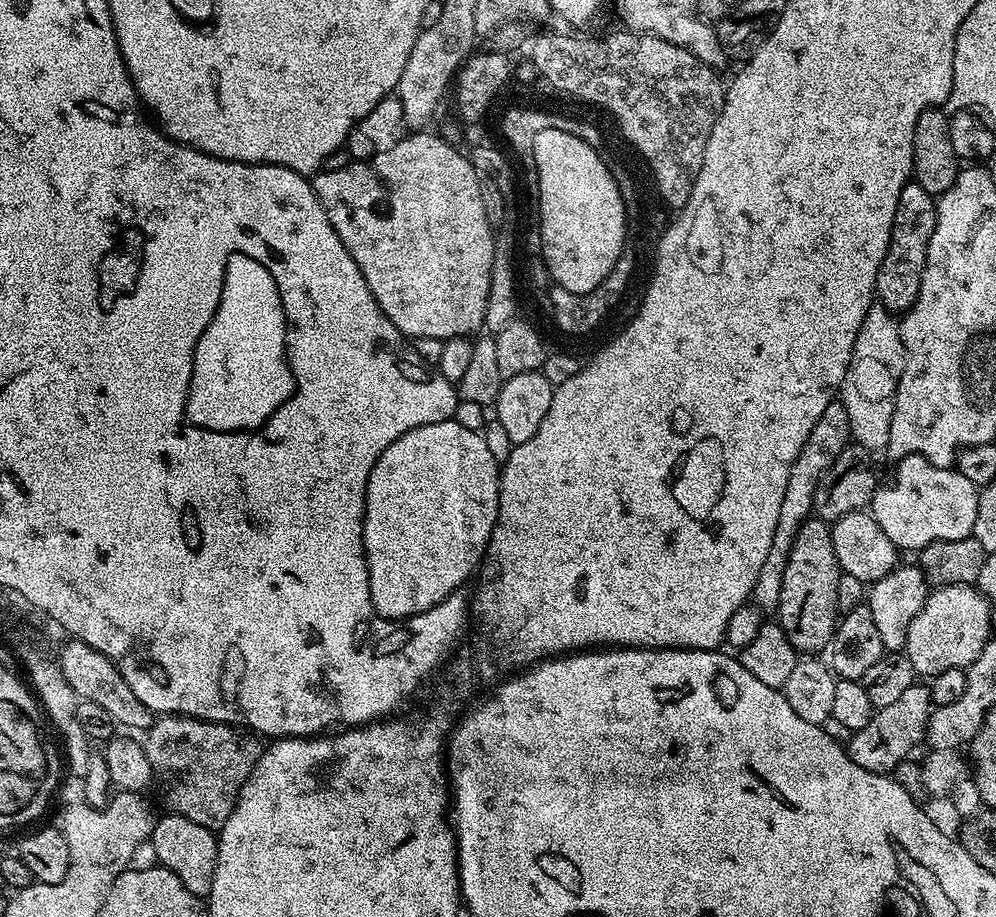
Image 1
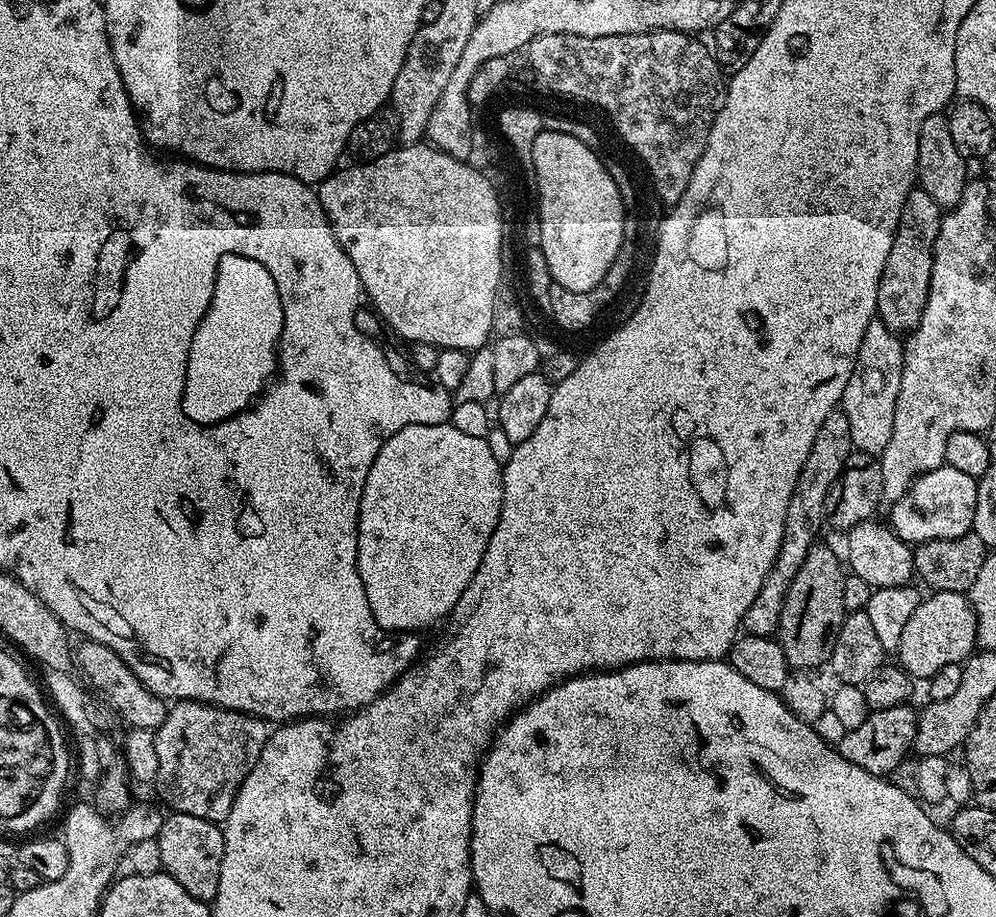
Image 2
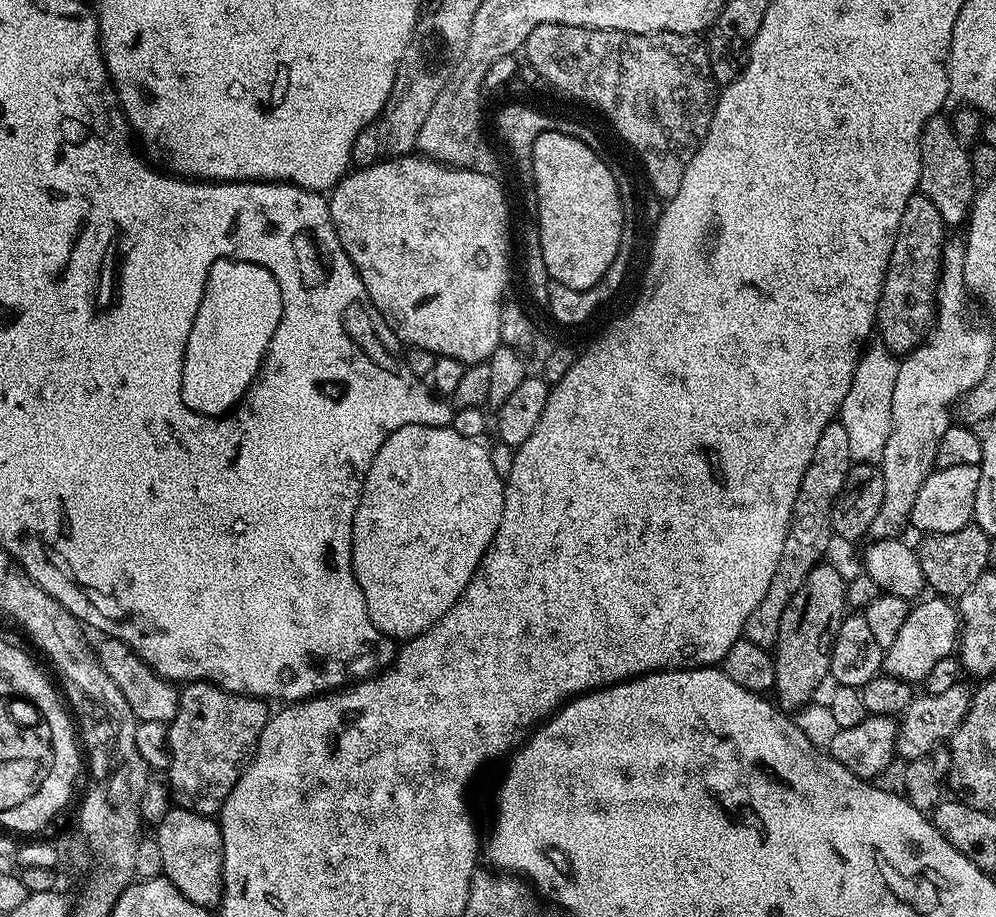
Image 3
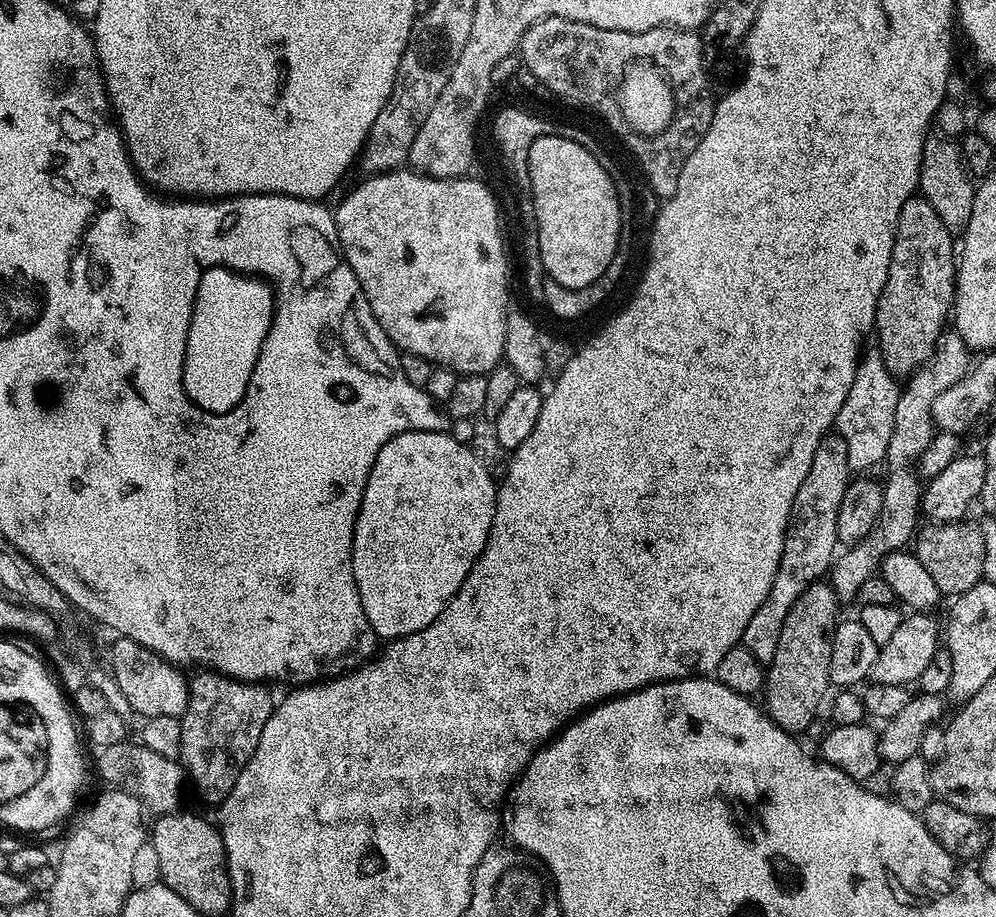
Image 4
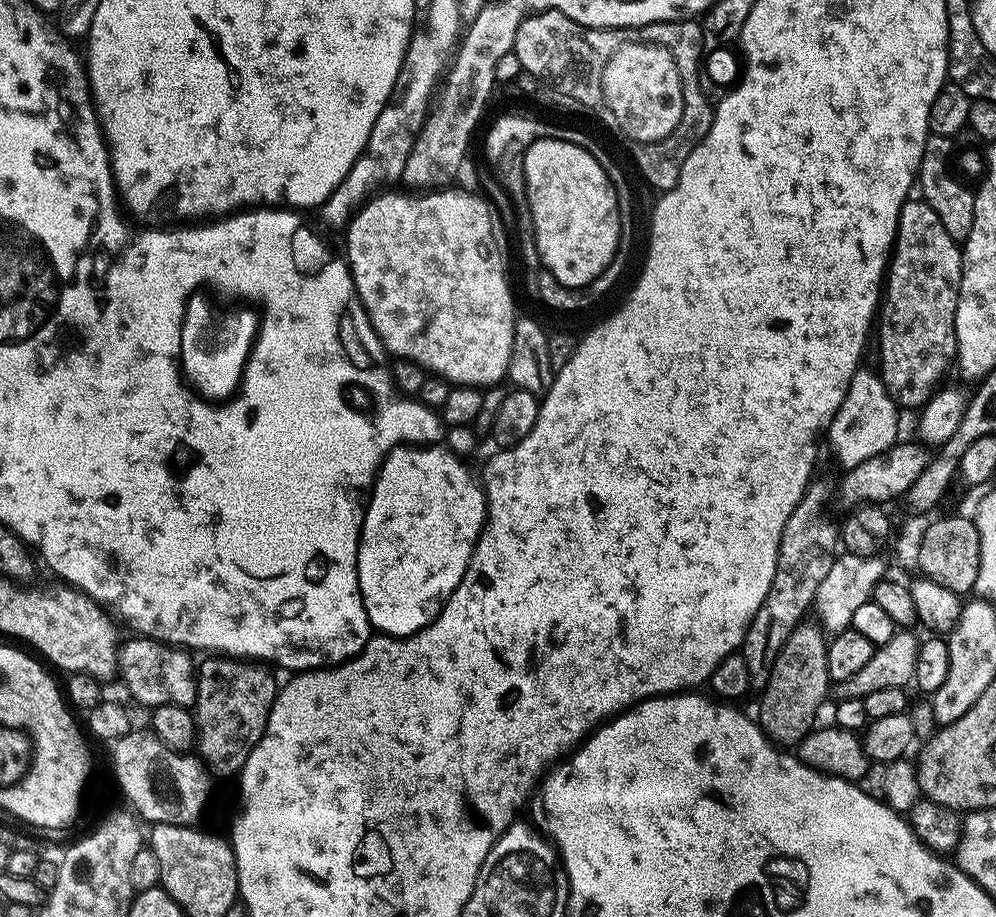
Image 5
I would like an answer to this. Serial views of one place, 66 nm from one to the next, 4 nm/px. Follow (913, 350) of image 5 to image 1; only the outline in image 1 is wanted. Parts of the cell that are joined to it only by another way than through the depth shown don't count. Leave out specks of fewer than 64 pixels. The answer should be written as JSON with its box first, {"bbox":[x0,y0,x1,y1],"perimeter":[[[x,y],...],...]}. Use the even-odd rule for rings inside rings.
{"bbox":[875,182,936,314],"perimeter":[[[909,182],[898,194],[898,210],[894,210],[894,226],[890,234],[890,246],[876,279],[875,299],[879,307],[893,314],[903,314],[918,298],[918,286],[922,286],[922,270],[926,266],[926,254],[930,246],[930,234],[936,225],[936,200],[922,186]]]}

